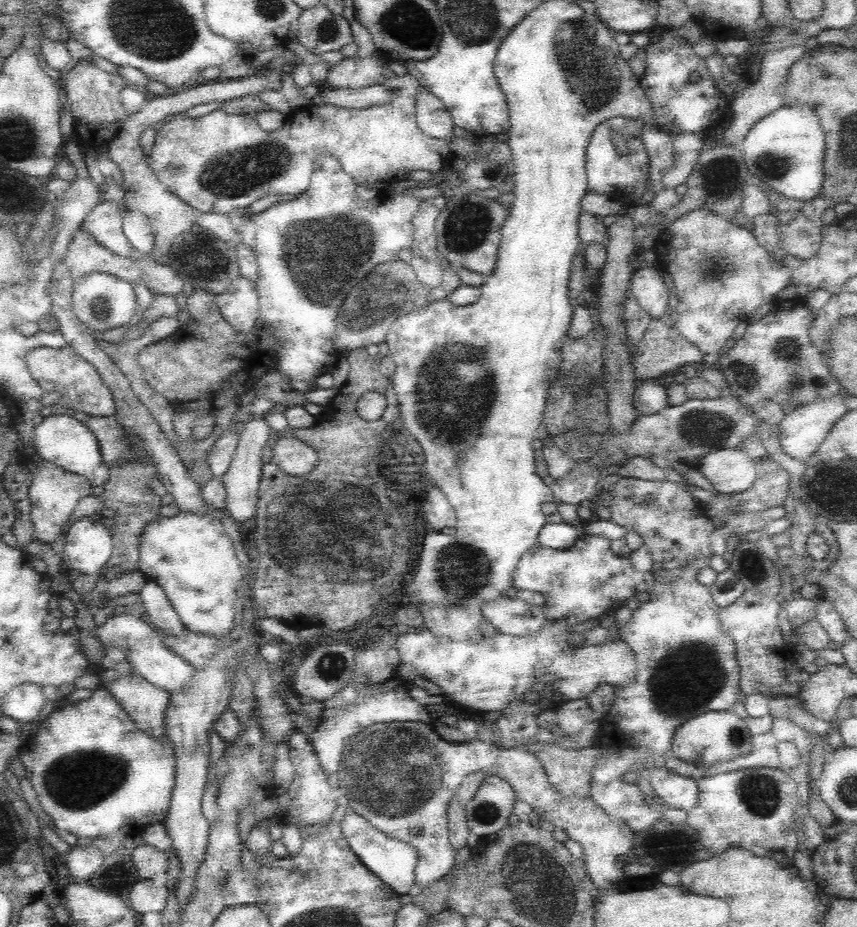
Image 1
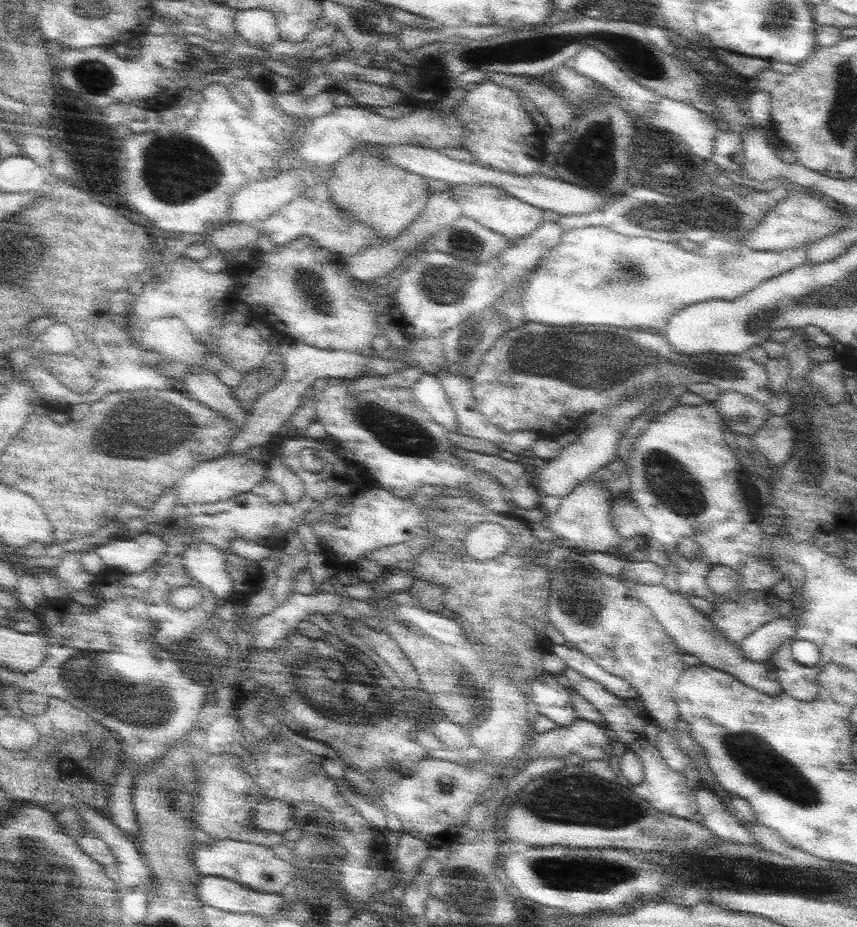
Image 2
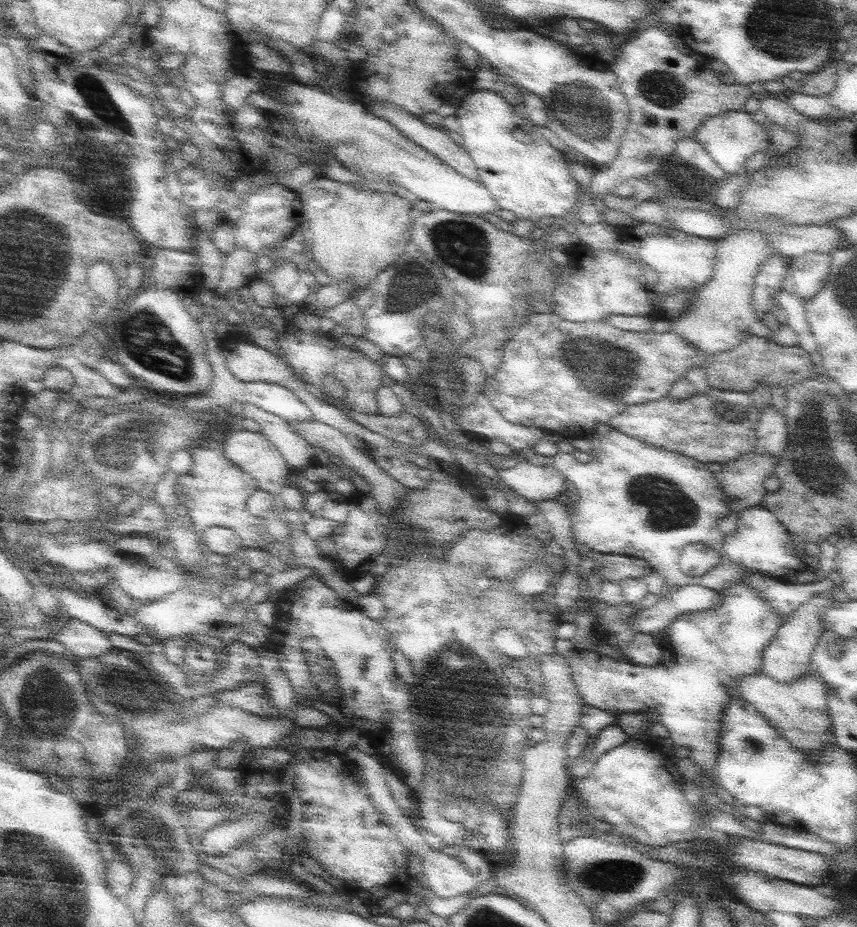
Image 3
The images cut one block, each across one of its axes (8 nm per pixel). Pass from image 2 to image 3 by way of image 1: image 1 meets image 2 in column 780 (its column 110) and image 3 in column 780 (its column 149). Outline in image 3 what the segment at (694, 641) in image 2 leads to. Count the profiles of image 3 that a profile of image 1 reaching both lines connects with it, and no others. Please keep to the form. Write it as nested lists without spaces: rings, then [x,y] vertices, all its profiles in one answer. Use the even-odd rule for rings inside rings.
[[[749,674],[739,676],[735,680],[735,690],[743,700],[747,700],[753,708],[761,712],[763,718],[775,728],[777,734],[785,736],[793,748],[811,752],[821,750],[827,742],[835,742],[835,736],[831,732],[831,716],[829,716],[829,694],[825,690],[825,682],[819,676],[807,676],[793,682],[777,682],[767,674]]]

